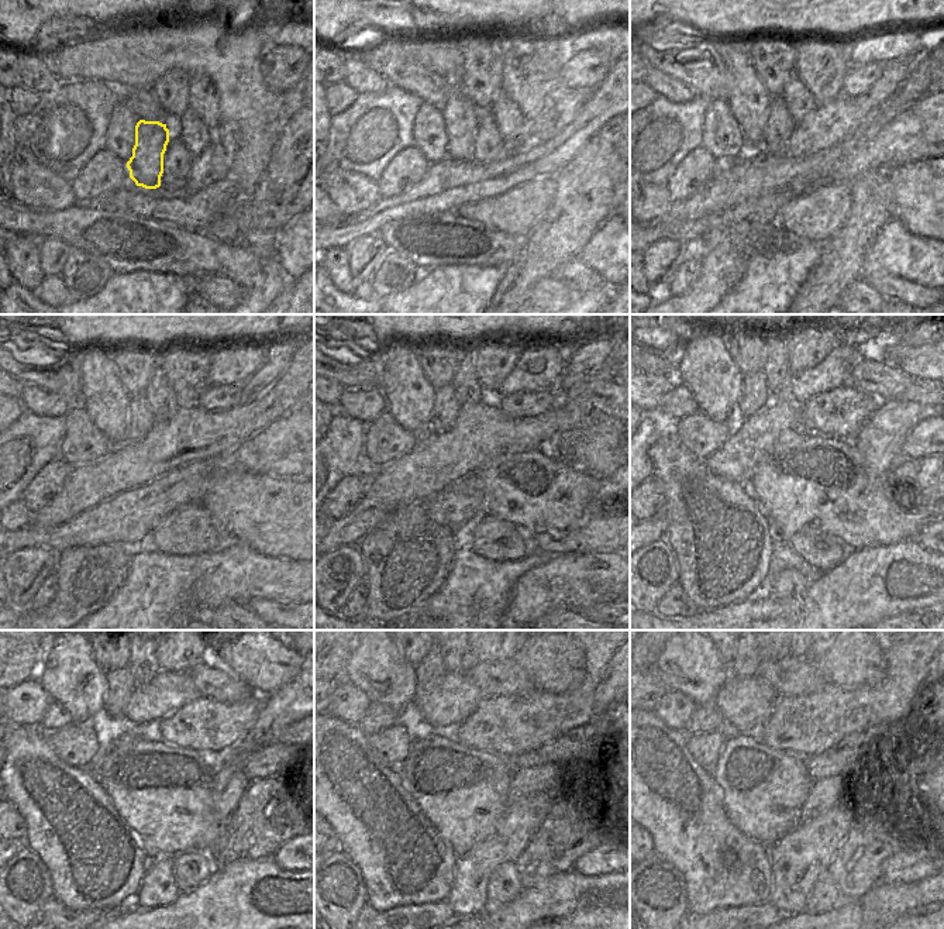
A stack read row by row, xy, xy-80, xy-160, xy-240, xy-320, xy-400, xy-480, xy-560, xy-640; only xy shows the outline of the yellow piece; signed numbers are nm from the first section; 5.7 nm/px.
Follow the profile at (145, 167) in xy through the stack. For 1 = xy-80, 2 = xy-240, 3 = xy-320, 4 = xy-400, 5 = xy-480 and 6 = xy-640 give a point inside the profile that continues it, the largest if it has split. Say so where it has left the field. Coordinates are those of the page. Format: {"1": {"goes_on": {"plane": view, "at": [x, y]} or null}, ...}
{"1": {"goes_on": {"plane": "xy-80", "at": [461, 119]}}, "2": {"goes_on": {"plane": "xy-240", "at": [103, 398]}}, "3": {"goes_on": {"plane": "xy-320", "at": [409, 396]}}, "4": {"goes_on": {"plane": "xy-400", "at": [703, 364]}}, "5": {"goes_on": {"plane": "xy-480", "at": [69, 674]}}, "6": {"goes_on": {"plane": "xy-640", "at": [689, 663]}}}

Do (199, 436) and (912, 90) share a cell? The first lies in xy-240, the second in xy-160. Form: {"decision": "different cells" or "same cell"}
{"decision": "same cell"}

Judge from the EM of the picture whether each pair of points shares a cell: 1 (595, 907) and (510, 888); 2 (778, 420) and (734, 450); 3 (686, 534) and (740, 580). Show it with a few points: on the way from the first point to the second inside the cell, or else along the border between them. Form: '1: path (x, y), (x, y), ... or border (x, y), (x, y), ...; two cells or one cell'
1: border (524, 888), (510, 901), (492, 908); two cells
2: path (767, 425), (746, 444); one cell
3: path (699, 540), (727, 567); one cell

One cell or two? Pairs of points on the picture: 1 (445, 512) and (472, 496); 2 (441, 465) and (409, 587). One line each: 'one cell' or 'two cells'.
1: one cell
2: two cells

